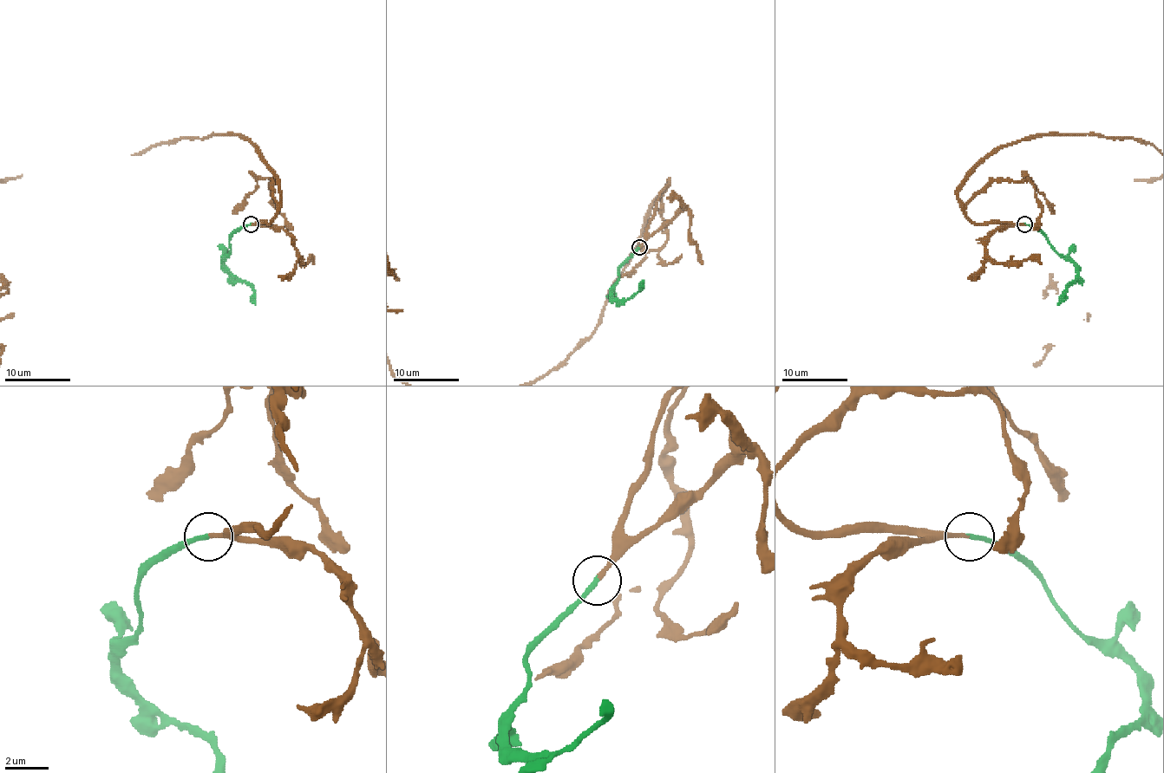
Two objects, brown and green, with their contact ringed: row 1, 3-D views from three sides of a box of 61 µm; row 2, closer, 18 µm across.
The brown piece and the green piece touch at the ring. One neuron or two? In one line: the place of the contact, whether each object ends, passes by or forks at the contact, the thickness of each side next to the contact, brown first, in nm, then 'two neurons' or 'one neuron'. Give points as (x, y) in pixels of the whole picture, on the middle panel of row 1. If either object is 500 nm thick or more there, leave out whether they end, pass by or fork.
place (639, 247); brown ends; green ends; calibres 180 and 220 nm; one neuron

